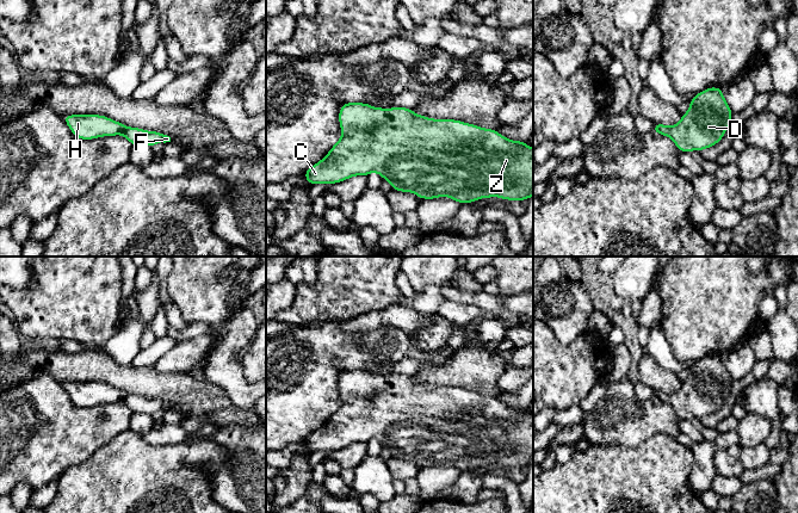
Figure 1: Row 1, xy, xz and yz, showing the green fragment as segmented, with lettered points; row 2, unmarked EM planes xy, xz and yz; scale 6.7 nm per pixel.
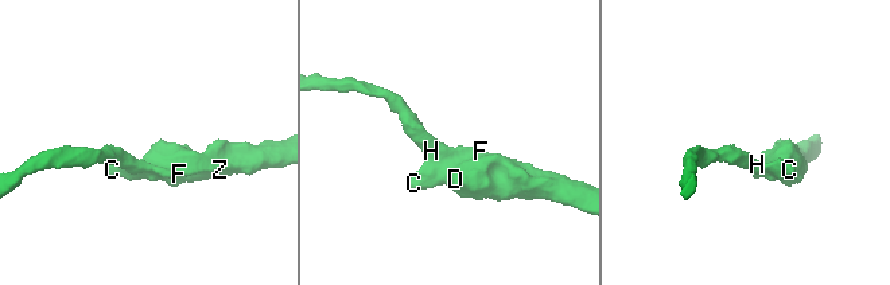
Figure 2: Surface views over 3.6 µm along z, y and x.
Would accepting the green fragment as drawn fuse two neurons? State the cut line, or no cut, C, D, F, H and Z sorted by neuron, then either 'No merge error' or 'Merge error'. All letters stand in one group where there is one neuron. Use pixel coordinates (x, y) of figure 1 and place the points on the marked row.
No split. Groups: C D F H Z. No merge error

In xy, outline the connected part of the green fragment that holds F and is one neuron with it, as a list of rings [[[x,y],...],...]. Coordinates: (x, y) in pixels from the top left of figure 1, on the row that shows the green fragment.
[[[67,115],[63,116],[63,120],[72,134],[80,140],[123,135],[132,146],[150,148],[160,142],[171,142],[171,137],[162,132],[126,126],[103,115]]]

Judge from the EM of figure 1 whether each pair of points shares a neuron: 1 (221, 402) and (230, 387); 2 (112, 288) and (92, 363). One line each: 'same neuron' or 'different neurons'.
1: different neurons
2: different neurons

